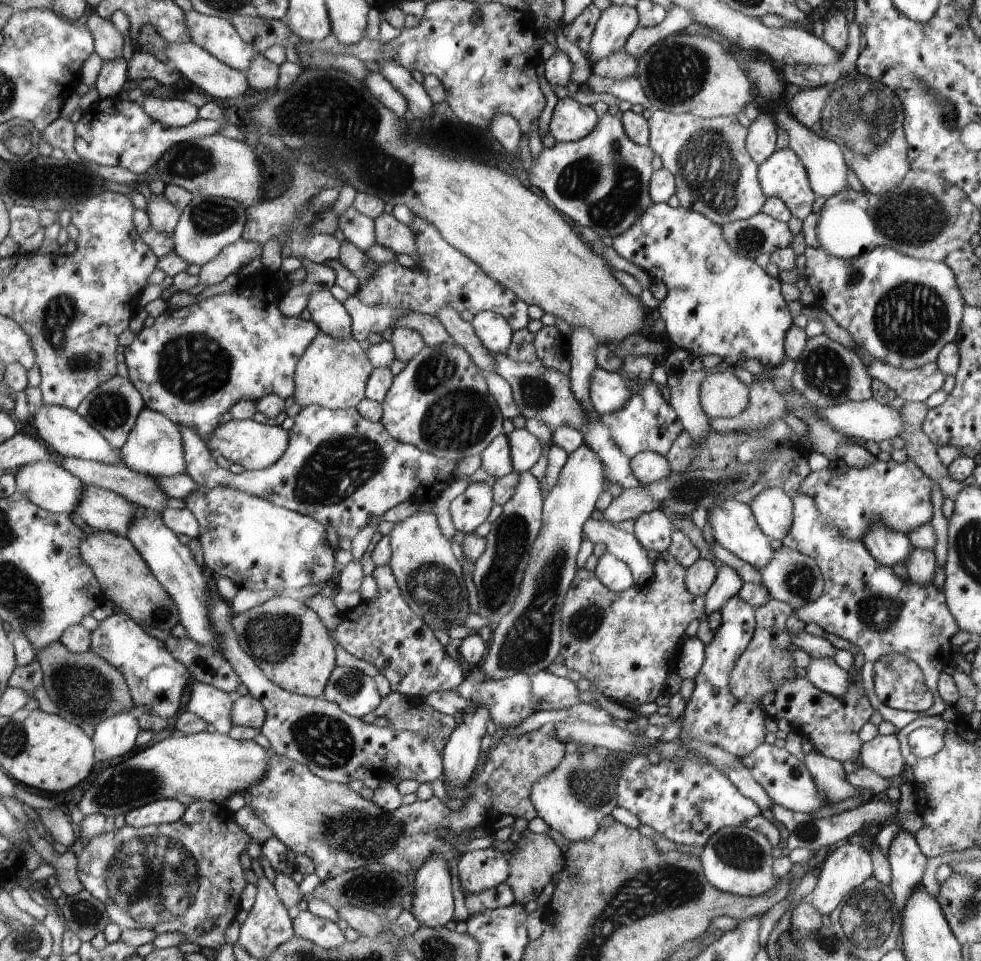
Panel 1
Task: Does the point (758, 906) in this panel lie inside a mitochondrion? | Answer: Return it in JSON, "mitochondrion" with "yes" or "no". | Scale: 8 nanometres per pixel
{"mitochondrion":"no"}

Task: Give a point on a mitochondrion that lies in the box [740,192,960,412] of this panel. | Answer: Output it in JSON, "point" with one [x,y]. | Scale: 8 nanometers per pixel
{"point":[907,319]}

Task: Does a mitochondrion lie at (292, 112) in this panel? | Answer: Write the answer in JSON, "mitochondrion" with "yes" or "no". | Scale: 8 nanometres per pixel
{"mitochondrion":"yes"}

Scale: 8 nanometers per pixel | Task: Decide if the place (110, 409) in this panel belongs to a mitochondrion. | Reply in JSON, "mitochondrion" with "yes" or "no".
{"mitochondrion":"yes"}

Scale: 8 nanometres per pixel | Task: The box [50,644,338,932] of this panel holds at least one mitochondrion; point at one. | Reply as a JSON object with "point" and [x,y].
{"point":[149,877]}

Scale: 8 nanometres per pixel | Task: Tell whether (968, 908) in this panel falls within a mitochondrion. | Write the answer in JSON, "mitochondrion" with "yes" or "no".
{"mitochondrion":"yes"}

